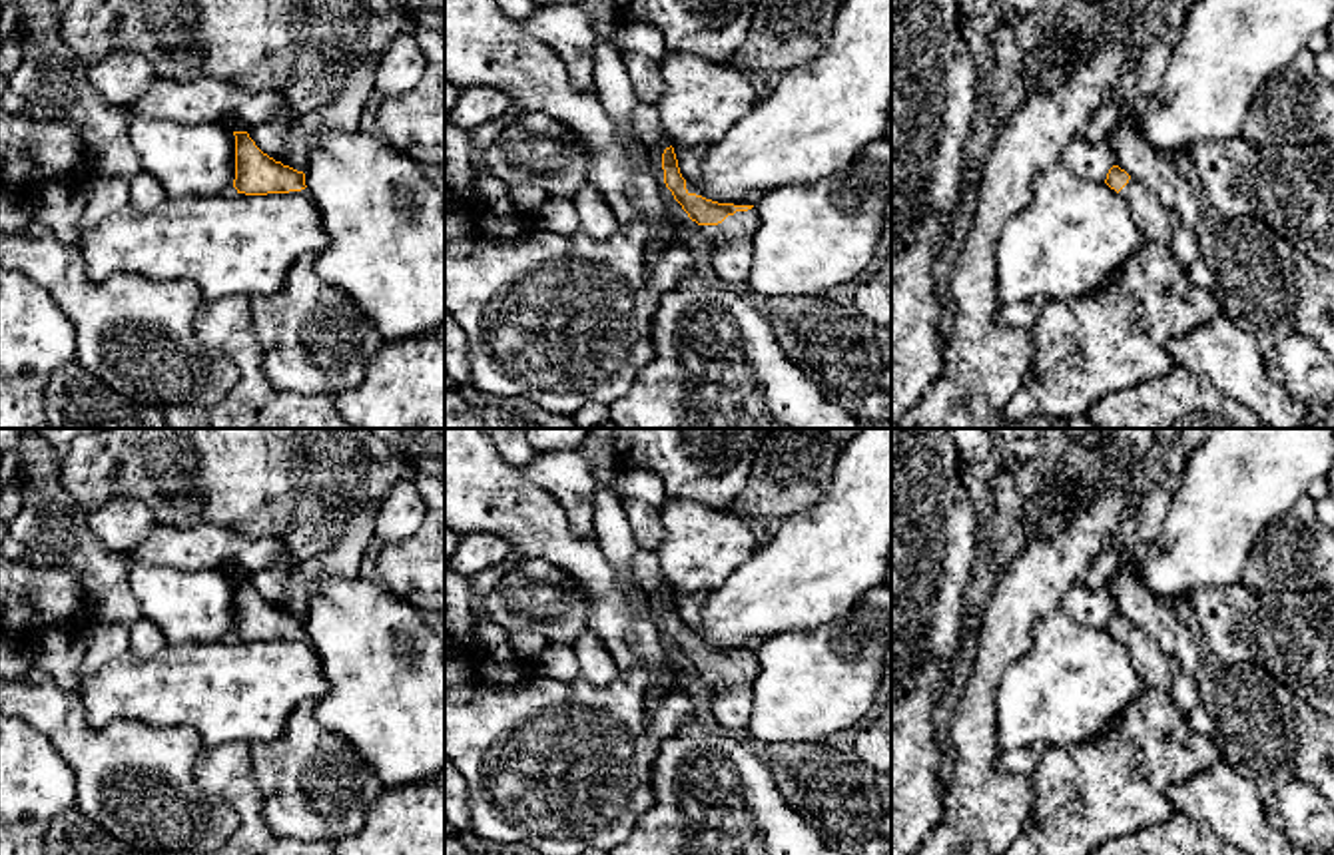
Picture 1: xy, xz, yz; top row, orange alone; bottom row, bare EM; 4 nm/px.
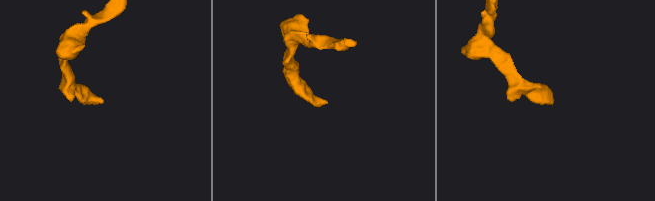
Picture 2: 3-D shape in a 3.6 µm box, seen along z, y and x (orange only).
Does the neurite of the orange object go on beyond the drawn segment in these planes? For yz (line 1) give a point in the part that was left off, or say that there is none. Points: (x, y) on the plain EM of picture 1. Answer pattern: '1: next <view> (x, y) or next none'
1: next yz (1113, 786)

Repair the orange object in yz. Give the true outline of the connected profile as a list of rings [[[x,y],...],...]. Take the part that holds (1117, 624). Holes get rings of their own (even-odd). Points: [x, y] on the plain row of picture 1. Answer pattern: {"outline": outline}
{"outline": [[[1119,612],[1109,616],[1105,630],[1129,648],[1133,668],[1145,680],[1145,692],[1093,741],[1045,747],[1045,755],[1031,775],[1035,793],[1031,811],[1021,835],[1005,855],[1091,855],[1109,839],[1133,835],[1143,827],[1172,817],[1174,807],[1167,795],[1168,787],[1190,779],[1214,763],[1224,763],[1224,755],[1214,737],[1194,731],[1172,702],[1170,666],[1159,644]]]}

